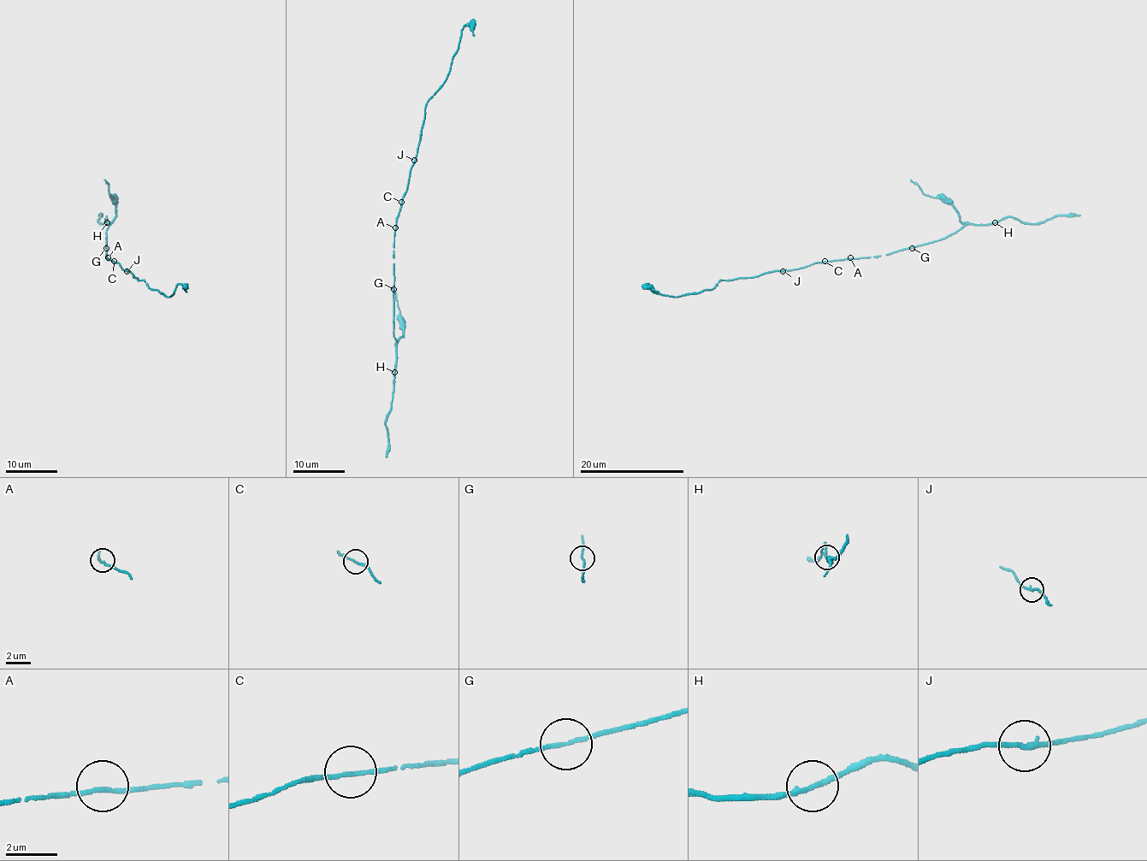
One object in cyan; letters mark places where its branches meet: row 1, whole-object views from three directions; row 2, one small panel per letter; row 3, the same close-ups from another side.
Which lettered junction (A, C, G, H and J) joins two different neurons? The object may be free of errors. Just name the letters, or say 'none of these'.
none of these

